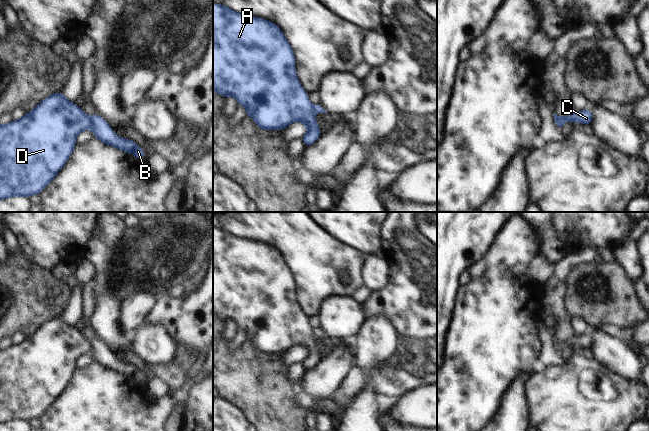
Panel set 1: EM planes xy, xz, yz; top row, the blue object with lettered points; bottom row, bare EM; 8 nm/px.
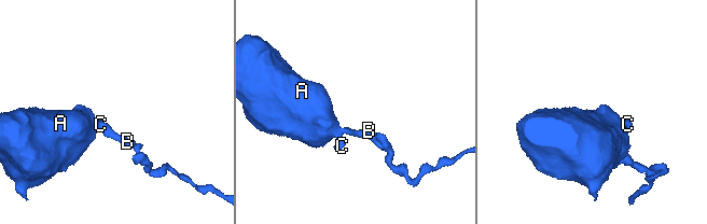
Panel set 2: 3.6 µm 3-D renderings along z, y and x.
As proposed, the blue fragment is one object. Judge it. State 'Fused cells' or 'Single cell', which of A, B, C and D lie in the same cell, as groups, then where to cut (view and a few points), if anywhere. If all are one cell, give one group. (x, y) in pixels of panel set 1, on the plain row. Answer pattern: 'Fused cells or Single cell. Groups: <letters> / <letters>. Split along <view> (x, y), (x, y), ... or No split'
Fused cells. Groups: A C D / B. Split along xy (88, 341), (91, 351).

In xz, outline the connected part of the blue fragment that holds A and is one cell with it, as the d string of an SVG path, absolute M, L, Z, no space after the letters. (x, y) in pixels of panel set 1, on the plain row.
M213 227L213 314L220 320L232 320L242 328L247 340L263 354L283 354L290 347L299 345L307 351L302 362L305 370L312 369L320 360L319 349L308 324L308 317L301 311L295 294L295 280L279 251L270 245L243 239L225 229Z

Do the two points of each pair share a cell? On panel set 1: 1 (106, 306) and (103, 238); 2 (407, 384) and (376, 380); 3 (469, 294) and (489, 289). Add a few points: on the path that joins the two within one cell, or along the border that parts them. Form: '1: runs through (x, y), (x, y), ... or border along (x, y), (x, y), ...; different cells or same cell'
1: runs through (102, 289), (102, 255); same cell
2: runs through (399, 384), (384, 384); same cell
3: runs through (474, 294), (484, 294); same cell

